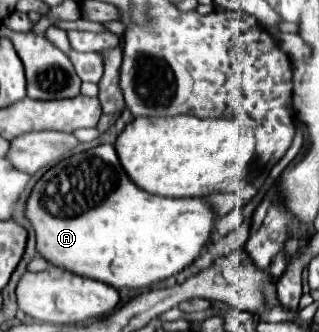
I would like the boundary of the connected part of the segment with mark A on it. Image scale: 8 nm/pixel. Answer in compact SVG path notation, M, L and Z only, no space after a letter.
M100 144L96 148L90 148L86 152L80 152L72 158L66 158L62 164L50 168L38 182L36 186L32 188L28 200L26 200L26 208L24 208L24 216L28 218L28 222L32 224L34 232L36 232L36 252L38 256L42 256L48 264L52 266L60 266L72 274L78 274L78 276L84 276L84 278L96 278L112 288L130 288L130 290L140 290L140 288L146 288L146 286L152 286L160 280L166 280L168 276L180 272L182 268L186 268L188 264L192 264L192 260L196 260L196 256L202 252L202 248L210 242L210 230L216 222L216 216L214 212L210 210L210 206L202 200L202 198L164 198L164 196L154 196L154 194L148 194L148 192L142 192L128 176L126 172L122 170L120 162L118 162L118 156L116 156L116 150L112 144Z

